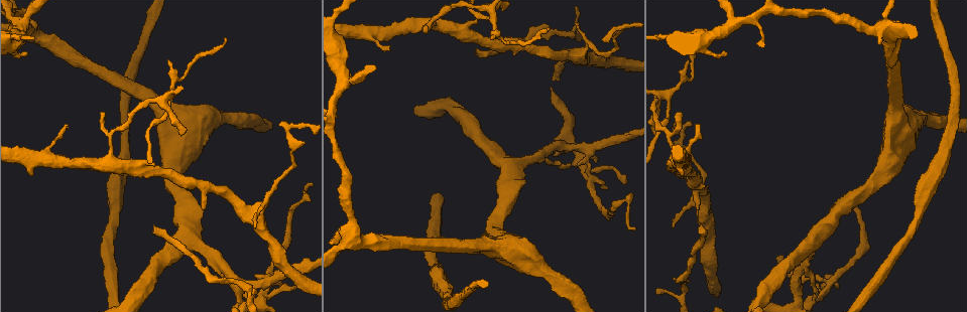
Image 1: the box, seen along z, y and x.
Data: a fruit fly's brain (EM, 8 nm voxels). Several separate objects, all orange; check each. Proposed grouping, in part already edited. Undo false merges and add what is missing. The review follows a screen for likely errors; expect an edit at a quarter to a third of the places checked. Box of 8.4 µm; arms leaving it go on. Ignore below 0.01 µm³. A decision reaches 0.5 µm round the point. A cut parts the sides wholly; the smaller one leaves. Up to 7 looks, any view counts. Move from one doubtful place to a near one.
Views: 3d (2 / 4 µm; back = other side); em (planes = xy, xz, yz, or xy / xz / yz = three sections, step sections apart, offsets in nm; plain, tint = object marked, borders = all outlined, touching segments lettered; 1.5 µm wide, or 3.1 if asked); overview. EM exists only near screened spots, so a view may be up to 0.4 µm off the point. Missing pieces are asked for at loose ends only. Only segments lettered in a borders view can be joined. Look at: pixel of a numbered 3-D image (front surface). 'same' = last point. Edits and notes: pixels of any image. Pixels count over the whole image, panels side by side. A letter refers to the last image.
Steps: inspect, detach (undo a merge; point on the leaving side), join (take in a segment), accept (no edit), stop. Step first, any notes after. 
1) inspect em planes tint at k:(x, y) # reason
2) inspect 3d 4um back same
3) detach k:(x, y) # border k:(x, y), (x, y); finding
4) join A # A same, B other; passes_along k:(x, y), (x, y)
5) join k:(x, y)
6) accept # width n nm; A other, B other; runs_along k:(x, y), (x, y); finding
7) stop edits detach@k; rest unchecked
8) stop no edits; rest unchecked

inspect em planes borders at 1:(478, 53) # an open end

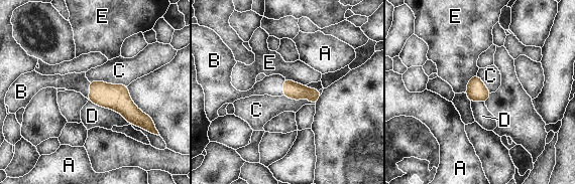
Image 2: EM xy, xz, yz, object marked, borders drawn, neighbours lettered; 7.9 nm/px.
join B # A other, B same, C other, D other, E other; passes_along 2:(294, 90), (283, 86), (272, 85); it goes on there

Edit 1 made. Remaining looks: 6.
inspect overview

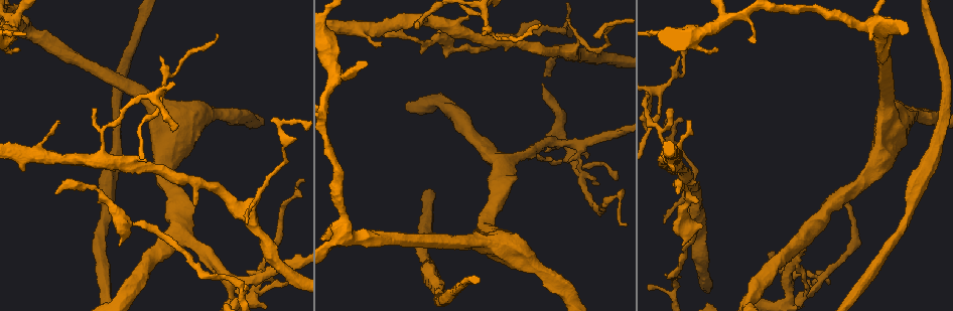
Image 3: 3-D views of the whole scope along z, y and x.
inspect 3d 2um at 3:(664, 221) # tapers out

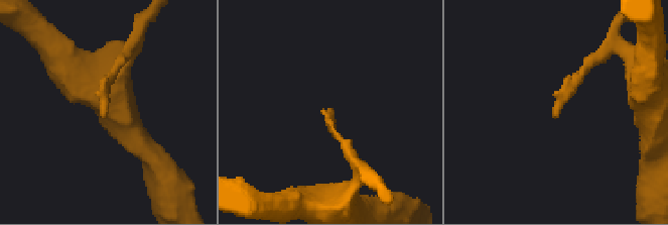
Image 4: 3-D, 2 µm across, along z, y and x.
inspect em planes borders at 4:(105, 113)

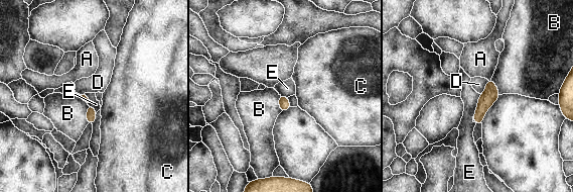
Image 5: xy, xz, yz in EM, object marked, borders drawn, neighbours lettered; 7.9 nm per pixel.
accept # A other, B other, C other, D other, E other; runs_along 5:(489, 82), (489, 96), (476, 121); none of them fits

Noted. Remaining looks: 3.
inspect em planes plain at 3:(668, 109) # tapers out

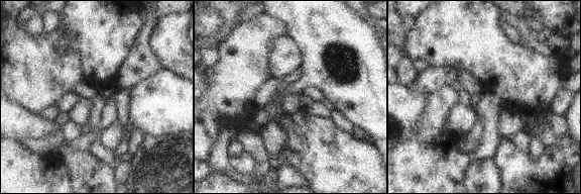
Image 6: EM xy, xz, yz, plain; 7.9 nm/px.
inspect em planes borders same

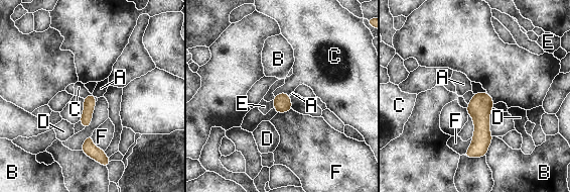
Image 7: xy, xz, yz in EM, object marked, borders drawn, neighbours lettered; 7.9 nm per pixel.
accept # longest_contact B 170 nm; A other, B other, C other, D other, E other, F other; border 7:(289, 94), (278, 93), (274, 96); none of them fits

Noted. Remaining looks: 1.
stop edits join@2; rest unchecked

